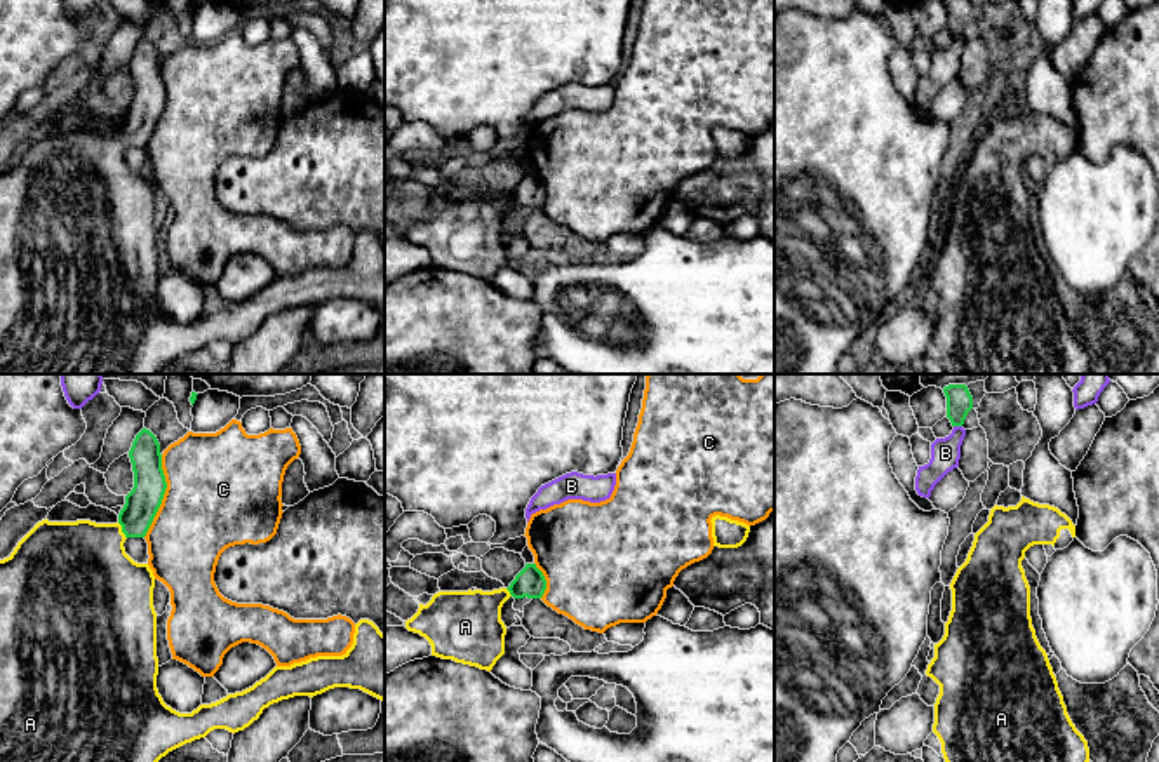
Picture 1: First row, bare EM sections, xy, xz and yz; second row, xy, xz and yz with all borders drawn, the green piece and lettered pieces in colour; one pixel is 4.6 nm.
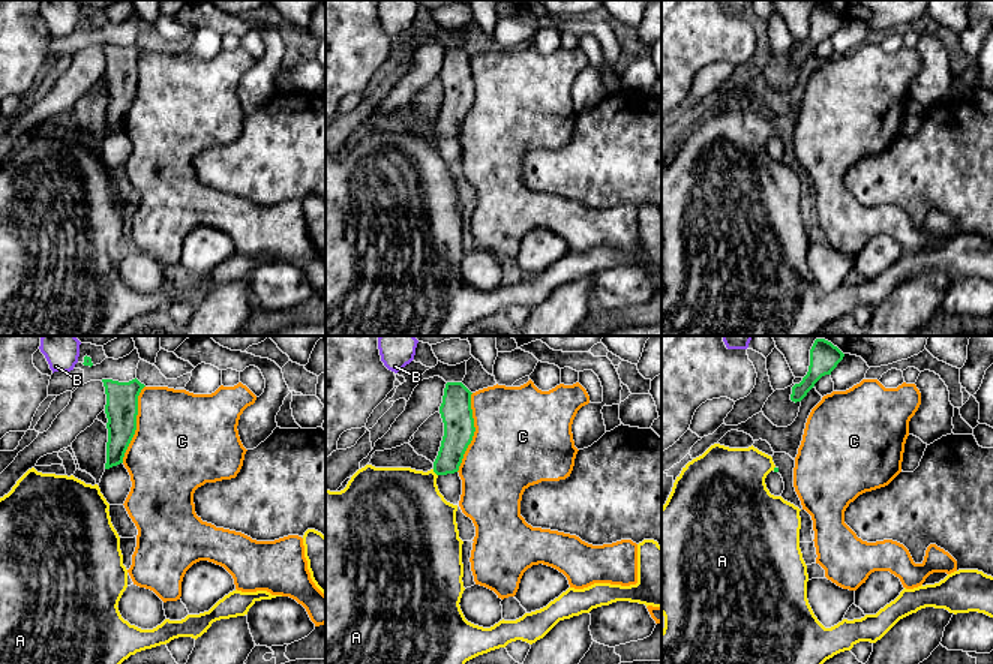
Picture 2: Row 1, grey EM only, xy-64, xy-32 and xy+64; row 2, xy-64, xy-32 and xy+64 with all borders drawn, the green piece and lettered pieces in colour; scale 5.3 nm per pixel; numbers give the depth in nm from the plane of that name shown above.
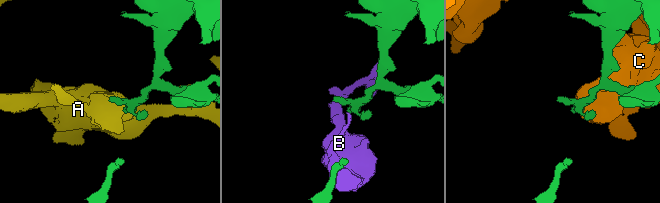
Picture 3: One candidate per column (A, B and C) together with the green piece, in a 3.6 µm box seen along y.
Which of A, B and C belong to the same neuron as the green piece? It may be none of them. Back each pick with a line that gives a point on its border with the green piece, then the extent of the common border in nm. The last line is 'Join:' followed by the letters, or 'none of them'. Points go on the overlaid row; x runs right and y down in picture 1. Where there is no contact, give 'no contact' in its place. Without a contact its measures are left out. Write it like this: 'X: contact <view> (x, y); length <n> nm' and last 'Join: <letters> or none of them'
A: contact xy (122, 531); length 90 nm
Join: A

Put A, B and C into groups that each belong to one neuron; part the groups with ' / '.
A / B / C

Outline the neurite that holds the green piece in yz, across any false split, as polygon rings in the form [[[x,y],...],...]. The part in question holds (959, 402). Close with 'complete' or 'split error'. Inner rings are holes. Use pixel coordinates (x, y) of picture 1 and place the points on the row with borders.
[[[948,384],[943,388],[947,397],[947,418],[952,426],[962,426],[968,412],[973,409],[973,397],[966,384]]] | complete

